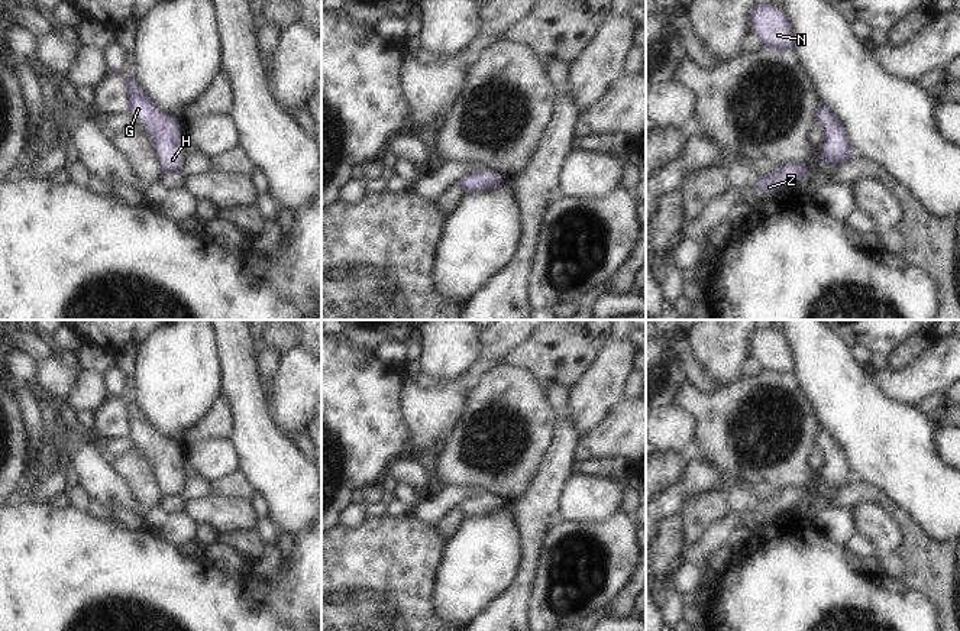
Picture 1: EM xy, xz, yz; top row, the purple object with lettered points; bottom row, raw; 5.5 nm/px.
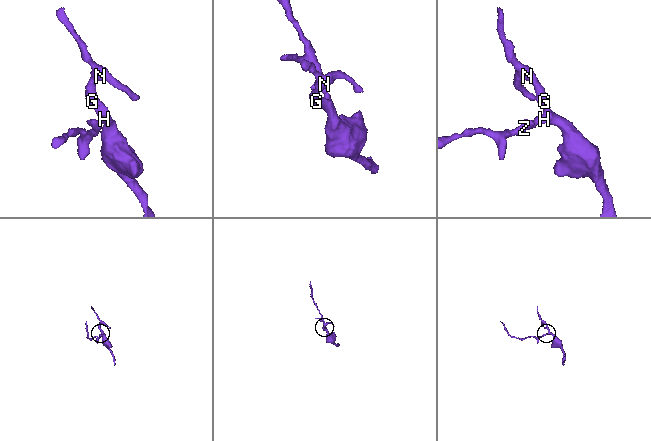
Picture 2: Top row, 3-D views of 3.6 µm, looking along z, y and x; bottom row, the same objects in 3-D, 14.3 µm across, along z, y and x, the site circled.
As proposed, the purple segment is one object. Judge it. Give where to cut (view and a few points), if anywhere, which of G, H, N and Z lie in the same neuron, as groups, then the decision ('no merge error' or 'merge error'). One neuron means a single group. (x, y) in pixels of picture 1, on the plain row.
no cut; G H N Z; no merge error

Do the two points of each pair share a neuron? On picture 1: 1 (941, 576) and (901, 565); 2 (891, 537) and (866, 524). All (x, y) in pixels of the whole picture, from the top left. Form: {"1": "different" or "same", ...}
{"1": "same", "2": "same"}

